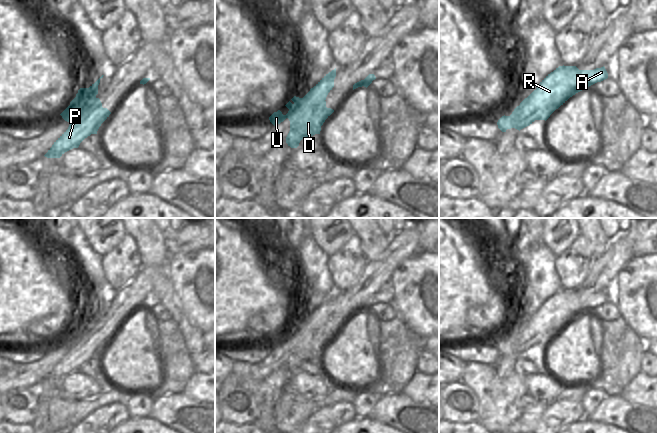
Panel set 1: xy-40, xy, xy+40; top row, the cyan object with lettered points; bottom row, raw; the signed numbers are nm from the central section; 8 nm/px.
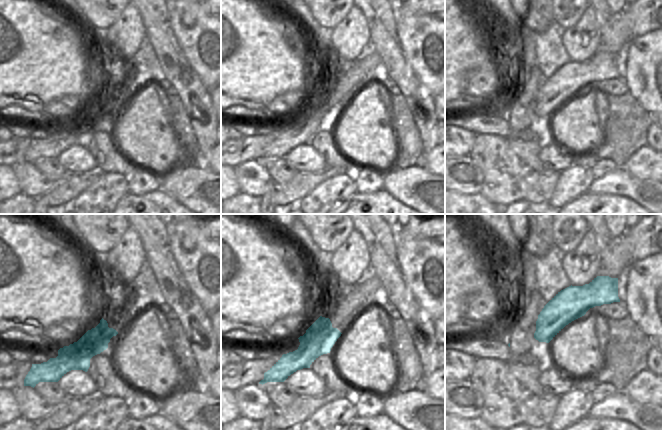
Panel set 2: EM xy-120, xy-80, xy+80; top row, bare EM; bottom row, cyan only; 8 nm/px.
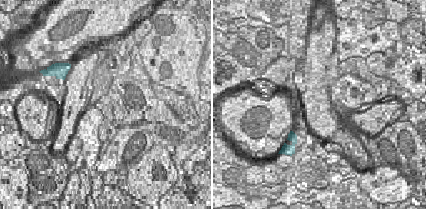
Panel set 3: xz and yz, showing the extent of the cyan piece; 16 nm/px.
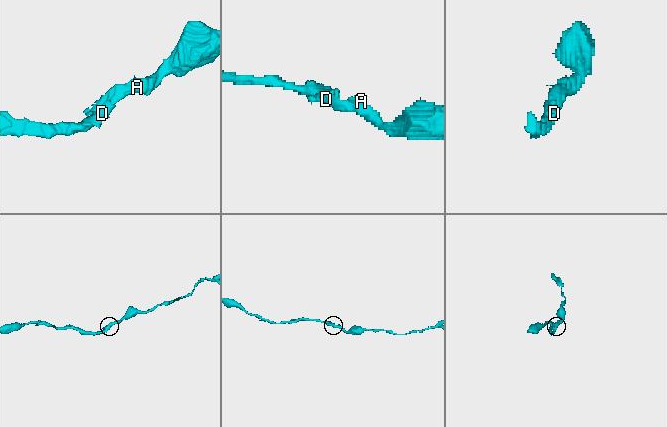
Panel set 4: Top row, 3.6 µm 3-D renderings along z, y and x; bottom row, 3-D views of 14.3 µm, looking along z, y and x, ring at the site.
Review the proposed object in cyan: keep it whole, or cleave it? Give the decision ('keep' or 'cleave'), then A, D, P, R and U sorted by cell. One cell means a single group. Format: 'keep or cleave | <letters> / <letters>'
cleave | A R / D P U

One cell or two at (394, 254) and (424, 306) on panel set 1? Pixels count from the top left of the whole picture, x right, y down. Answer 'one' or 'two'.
two

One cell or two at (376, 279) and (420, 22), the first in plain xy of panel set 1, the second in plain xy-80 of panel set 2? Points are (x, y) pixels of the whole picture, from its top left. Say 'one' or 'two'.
two

